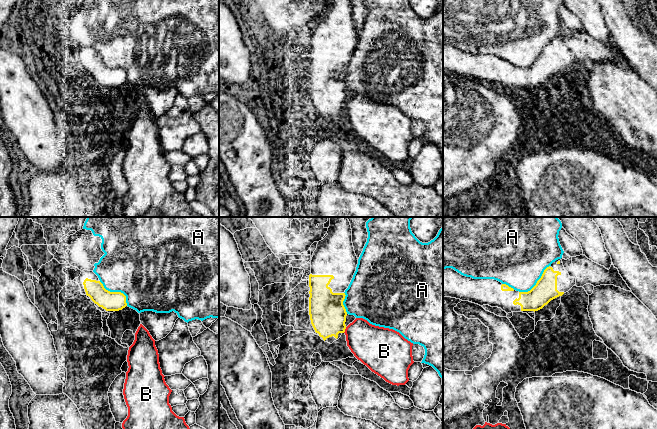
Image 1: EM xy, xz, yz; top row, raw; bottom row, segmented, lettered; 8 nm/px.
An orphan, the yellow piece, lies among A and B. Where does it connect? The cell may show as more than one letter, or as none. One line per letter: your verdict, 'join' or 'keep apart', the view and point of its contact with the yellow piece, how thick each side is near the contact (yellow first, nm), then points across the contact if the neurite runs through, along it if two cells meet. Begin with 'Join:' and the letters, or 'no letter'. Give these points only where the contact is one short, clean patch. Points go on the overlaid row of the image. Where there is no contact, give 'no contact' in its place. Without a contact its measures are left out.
Join: no letter
A: keep apart | xy (116, 292) | 160/460 nm
B: keep apart | xz (344, 330) | 280/320 nm | along xz (346, 327), (343, 332)

